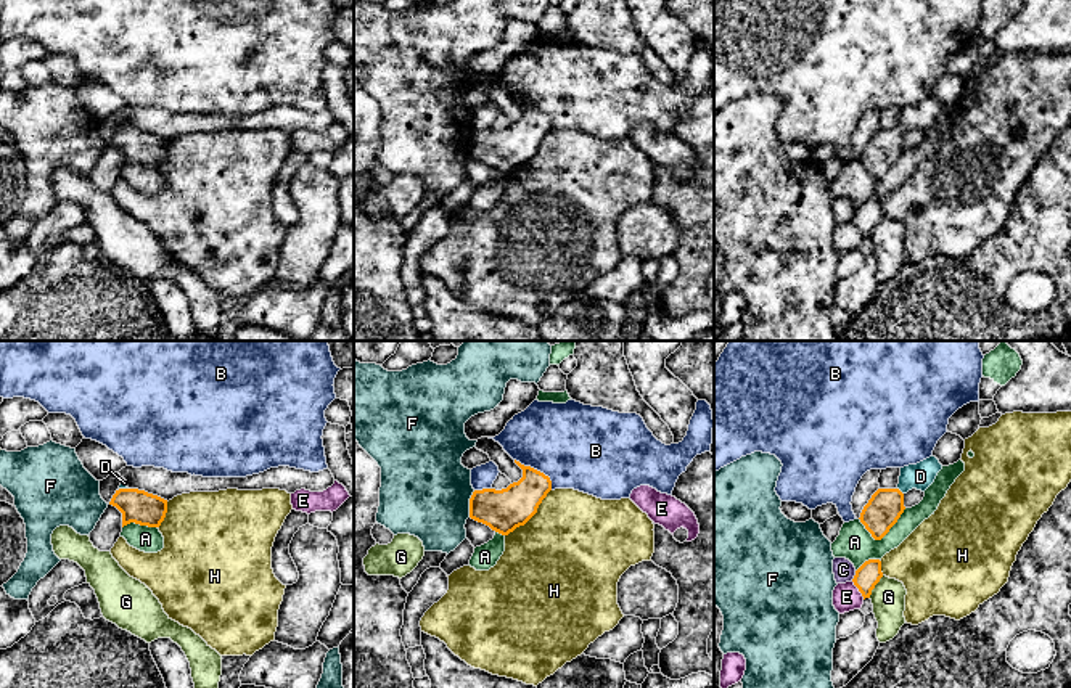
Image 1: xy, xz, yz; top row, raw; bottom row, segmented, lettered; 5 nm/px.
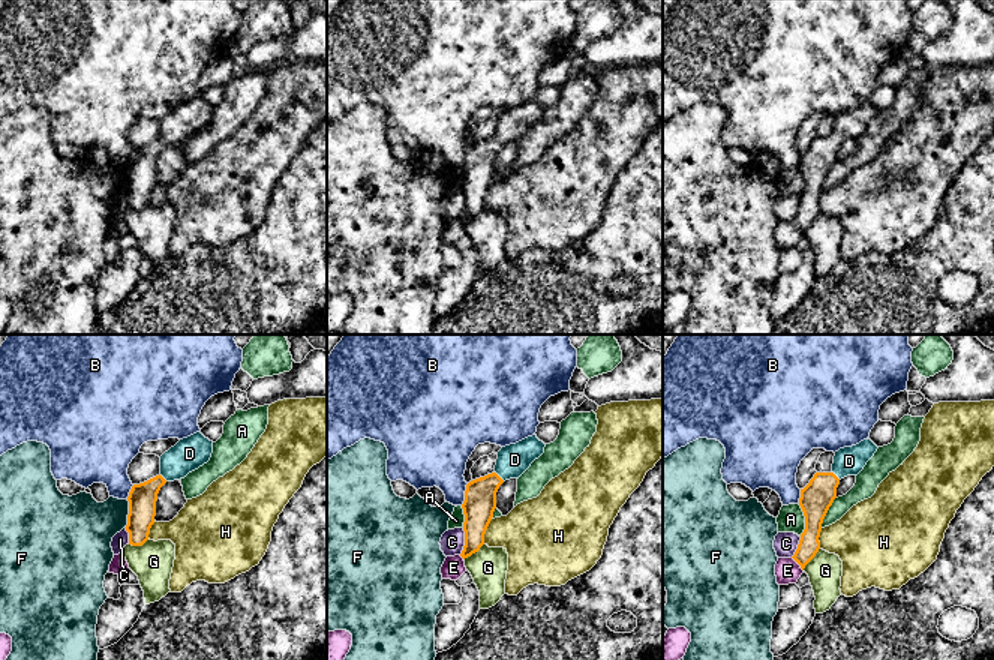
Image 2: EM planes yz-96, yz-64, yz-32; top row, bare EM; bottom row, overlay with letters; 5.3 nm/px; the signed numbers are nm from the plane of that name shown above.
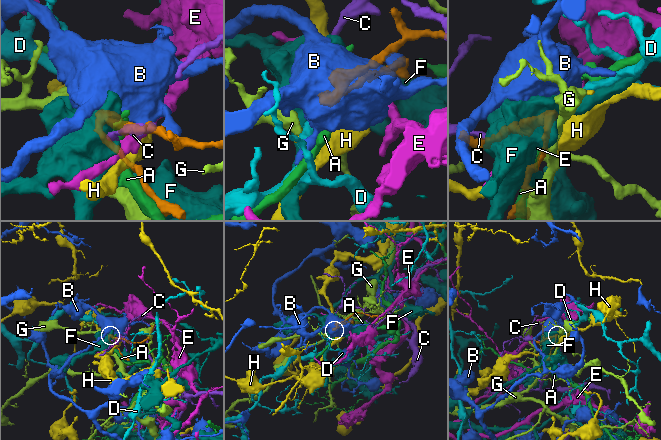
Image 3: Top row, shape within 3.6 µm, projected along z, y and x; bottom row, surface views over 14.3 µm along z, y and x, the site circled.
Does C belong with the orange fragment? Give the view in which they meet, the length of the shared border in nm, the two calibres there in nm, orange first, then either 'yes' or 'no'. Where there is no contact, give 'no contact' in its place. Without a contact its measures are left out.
yz | 50 nm | 120/110 nm | no

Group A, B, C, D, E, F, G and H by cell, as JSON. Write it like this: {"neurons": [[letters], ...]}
{"neurons": [["A"], ["B"], ["C"], ["D"], ["E"], ["F"], ["G"], ["H"]]}

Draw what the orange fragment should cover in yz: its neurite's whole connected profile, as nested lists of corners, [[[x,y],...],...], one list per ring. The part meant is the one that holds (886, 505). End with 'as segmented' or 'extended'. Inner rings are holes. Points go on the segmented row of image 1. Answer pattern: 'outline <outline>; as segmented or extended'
outline [[[929,457],[917,465],[901,468],[896,489],[878,489],[860,513],[860,522],[875,540],[881,540],[904,513],[904,495],[912,490],[925,492],[936,479],[942,465]]]; extended

